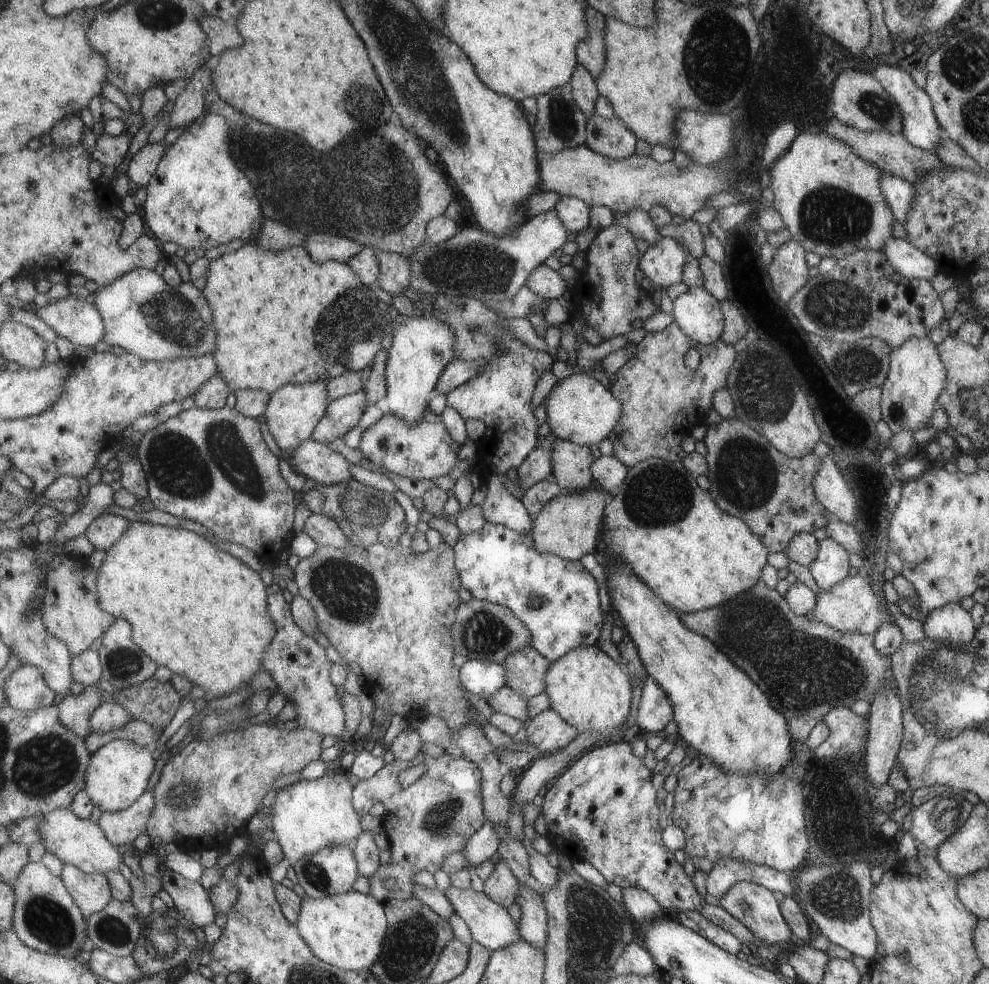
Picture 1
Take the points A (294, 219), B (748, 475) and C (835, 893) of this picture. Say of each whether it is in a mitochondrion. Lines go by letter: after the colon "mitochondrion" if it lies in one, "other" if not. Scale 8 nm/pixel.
A: mitochondrion
B: mitochondrion
C: mitochondrion

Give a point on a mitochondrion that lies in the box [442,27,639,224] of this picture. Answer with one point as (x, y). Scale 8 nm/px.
(561, 120)

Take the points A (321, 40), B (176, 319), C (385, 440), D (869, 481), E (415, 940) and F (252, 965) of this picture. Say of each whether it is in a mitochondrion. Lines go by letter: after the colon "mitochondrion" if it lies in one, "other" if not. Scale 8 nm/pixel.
A: other
B: mitochondrion
C: mitochondrion
D: other
E: mitochondrion
F: other

